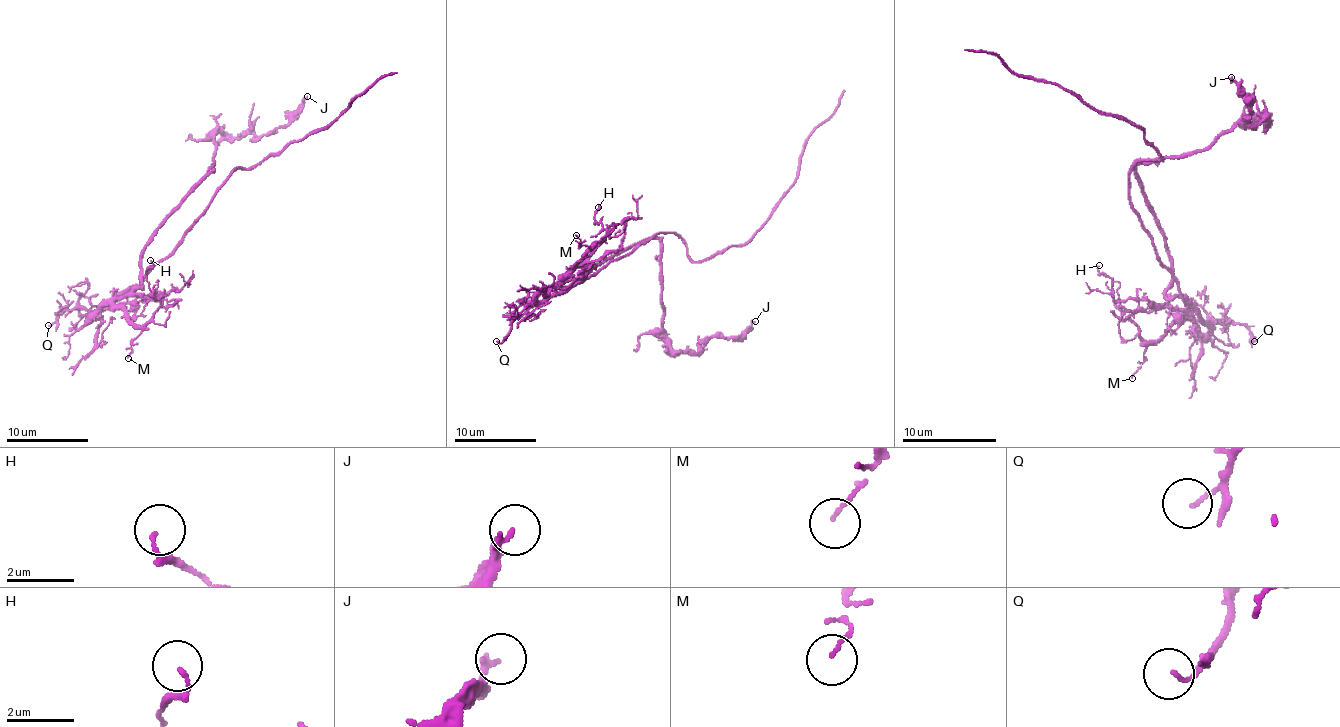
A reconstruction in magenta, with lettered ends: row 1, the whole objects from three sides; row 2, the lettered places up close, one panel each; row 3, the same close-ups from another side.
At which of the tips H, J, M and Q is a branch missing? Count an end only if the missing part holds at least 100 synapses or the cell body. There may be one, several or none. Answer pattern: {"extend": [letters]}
{"extend": []}

